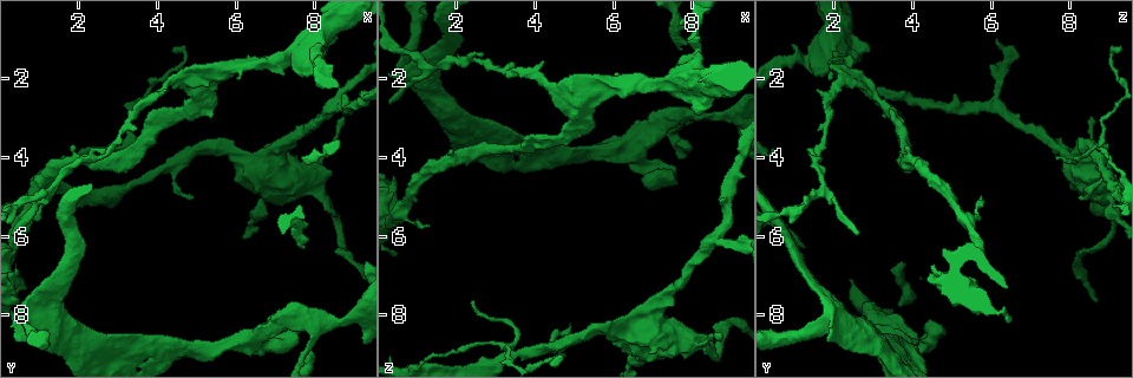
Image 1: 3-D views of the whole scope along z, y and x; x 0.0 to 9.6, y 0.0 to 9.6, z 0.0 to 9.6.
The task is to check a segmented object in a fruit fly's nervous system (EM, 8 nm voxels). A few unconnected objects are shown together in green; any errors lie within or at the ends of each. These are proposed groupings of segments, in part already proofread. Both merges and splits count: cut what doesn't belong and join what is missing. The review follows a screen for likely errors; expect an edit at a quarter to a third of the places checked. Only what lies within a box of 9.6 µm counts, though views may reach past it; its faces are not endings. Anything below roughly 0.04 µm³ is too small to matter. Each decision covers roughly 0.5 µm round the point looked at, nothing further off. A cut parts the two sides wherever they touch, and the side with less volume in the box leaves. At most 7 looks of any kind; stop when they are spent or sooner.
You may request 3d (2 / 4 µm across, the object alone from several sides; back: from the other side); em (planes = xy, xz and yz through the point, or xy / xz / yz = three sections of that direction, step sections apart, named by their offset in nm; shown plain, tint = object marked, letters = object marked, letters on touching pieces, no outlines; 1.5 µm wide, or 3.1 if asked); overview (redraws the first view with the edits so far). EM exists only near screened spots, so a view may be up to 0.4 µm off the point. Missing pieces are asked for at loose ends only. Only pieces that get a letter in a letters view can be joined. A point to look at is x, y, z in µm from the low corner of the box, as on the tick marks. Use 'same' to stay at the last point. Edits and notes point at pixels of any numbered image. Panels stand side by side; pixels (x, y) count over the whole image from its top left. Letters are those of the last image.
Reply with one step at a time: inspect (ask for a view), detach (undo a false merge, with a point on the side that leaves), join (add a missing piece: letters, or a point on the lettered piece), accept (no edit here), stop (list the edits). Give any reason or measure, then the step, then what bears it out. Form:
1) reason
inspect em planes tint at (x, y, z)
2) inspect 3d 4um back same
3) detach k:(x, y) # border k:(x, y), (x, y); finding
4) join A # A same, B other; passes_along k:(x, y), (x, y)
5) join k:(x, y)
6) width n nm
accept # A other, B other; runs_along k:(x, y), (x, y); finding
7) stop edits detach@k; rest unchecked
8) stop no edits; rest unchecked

branch point
inspect em planes letters at (7.55, 1.40, 2.10)

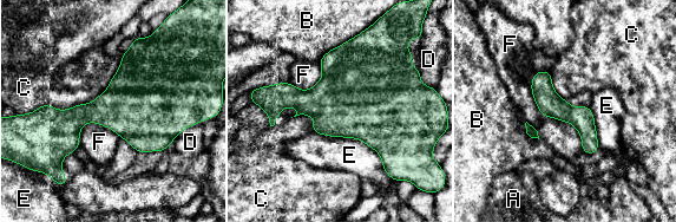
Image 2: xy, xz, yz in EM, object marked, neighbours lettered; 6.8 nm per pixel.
accept # A other, B other, C other, D other, E other, F other; border 2:(533, 73), (537, 109), (583, 151); one neuron here

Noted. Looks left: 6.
thin end
inspect em planes tint at (7.90, 8.95, 3.75)

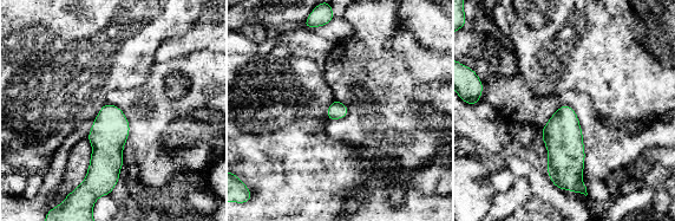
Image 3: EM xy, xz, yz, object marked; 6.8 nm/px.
see the neighbours
inspect em planes letters same

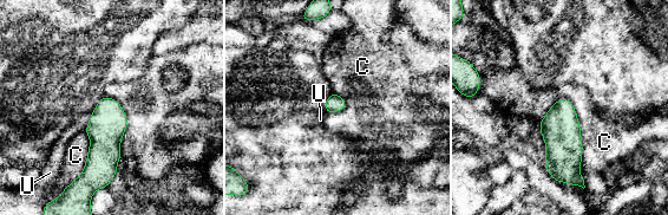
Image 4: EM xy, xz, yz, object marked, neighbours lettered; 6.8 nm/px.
accept # C other, U other; border 4:(575, 109), (582, 144), (582, 163); no lettered piece goes on from it

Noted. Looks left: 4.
an open end
inspect em planes letters at (1.25, 7.05, 1.25)

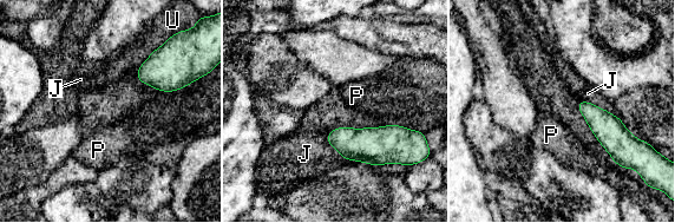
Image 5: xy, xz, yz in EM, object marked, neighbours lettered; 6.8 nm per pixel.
longest_contact J 300 nm
accept # J other, P other, U other; border 5:(578, 99), (594, 103), (617, 116); no lettered piece goes on from it

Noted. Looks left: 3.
stop no edits; rest unchecked

